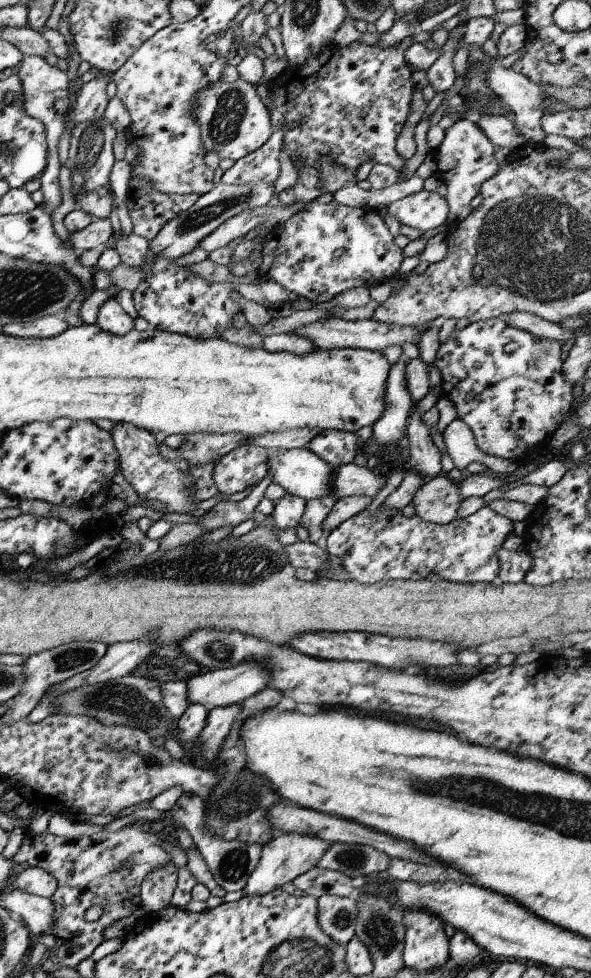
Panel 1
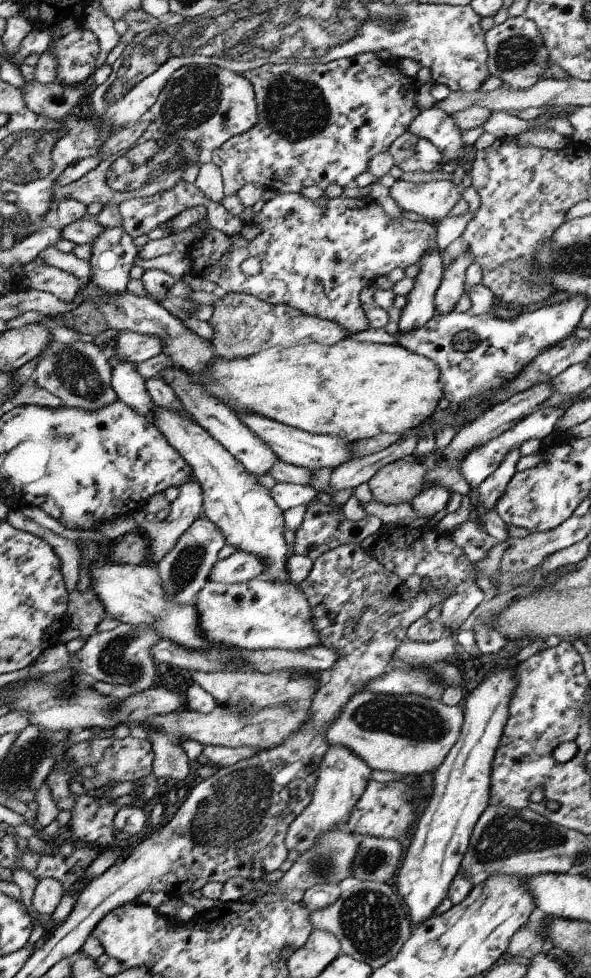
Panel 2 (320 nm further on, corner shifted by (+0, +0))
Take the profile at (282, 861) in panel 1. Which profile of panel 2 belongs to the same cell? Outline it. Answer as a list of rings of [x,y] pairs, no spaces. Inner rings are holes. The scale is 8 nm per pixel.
[[[328,746],[317,766],[317,776],[311,790],[311,800],[305,809],[289,824],[284,837],[284,846],[297,853],[307,852],[317,841],[317,836],[340,828],[347,822],[351,808],[367,786],[371,770],[361,758],[353,755],[343,746]]]

